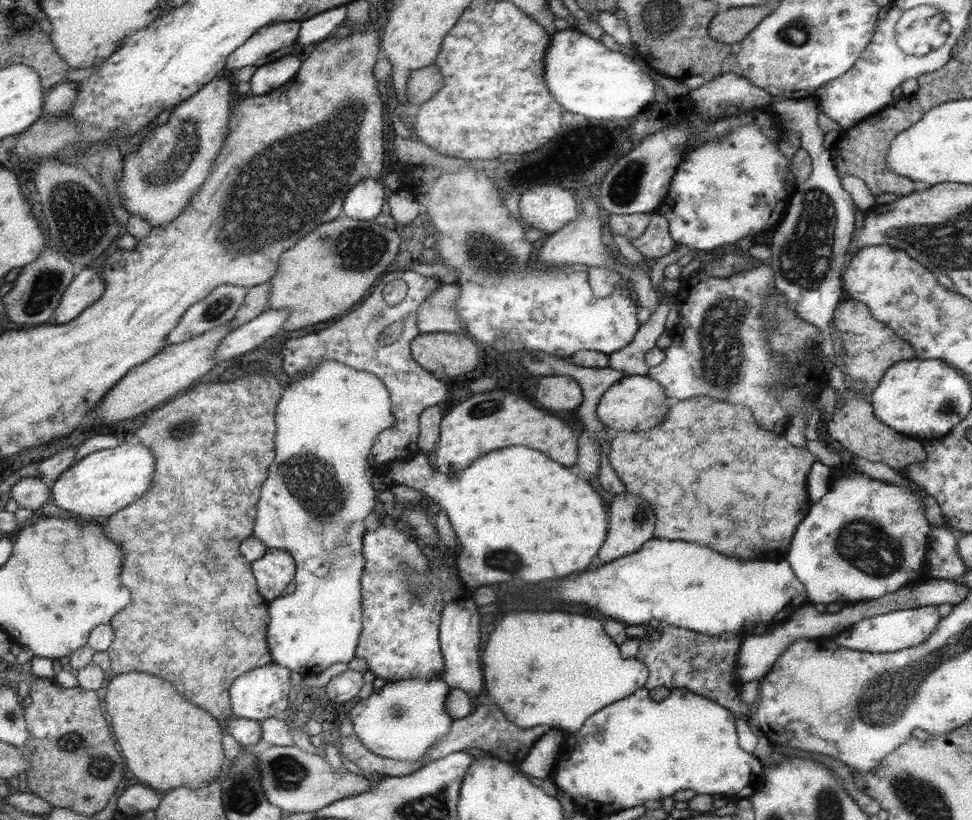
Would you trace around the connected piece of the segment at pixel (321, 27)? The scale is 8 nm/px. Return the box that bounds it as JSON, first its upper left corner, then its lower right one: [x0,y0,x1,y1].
[296,5,347,48]

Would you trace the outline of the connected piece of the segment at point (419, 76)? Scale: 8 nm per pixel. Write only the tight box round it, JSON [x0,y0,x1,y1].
[408,65,445,104]

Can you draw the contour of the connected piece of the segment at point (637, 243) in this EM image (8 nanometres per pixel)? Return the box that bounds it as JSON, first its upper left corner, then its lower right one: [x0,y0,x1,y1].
[630,211,682,263]

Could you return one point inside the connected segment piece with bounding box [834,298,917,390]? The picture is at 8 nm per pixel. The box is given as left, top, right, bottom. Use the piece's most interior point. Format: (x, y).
(870, 347)

